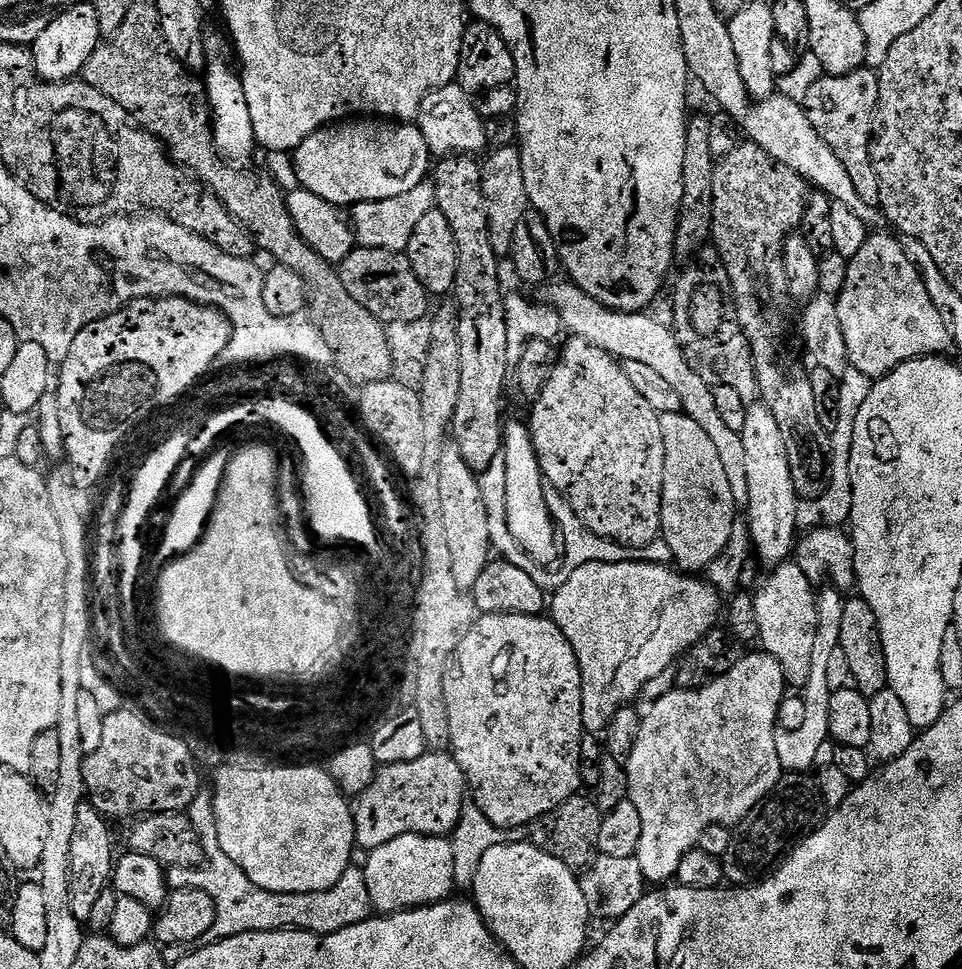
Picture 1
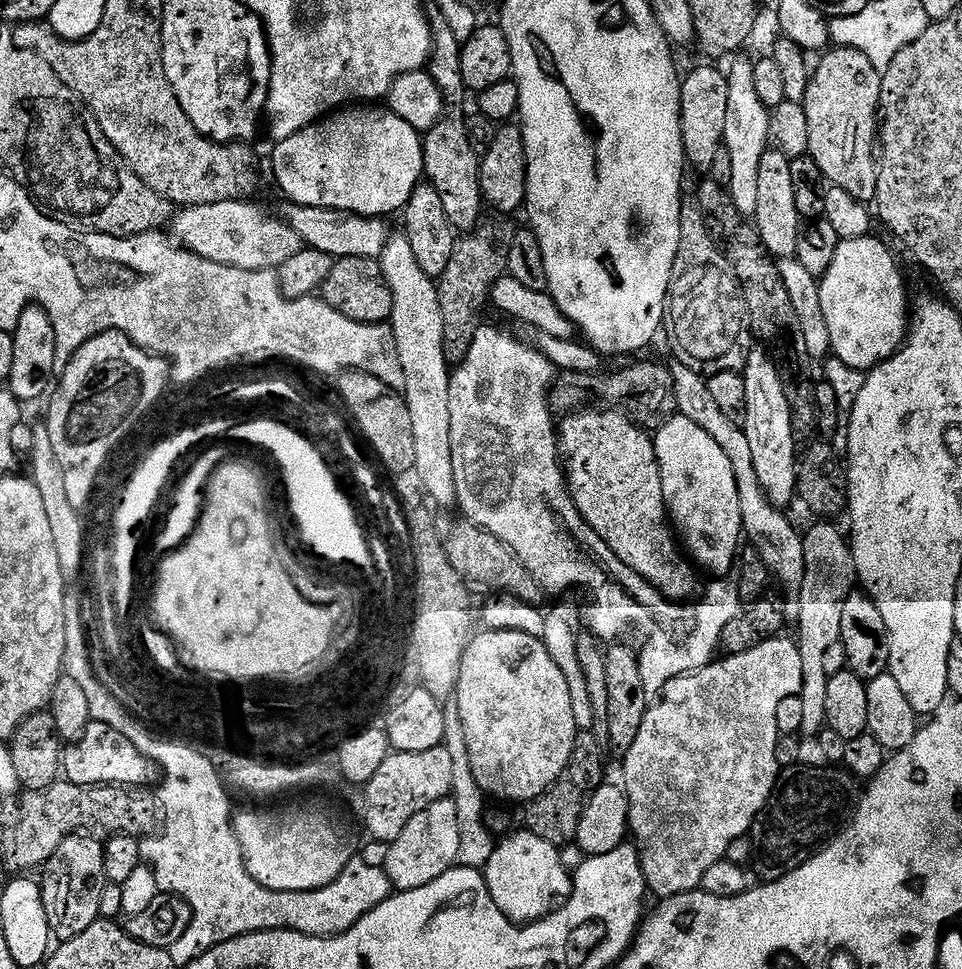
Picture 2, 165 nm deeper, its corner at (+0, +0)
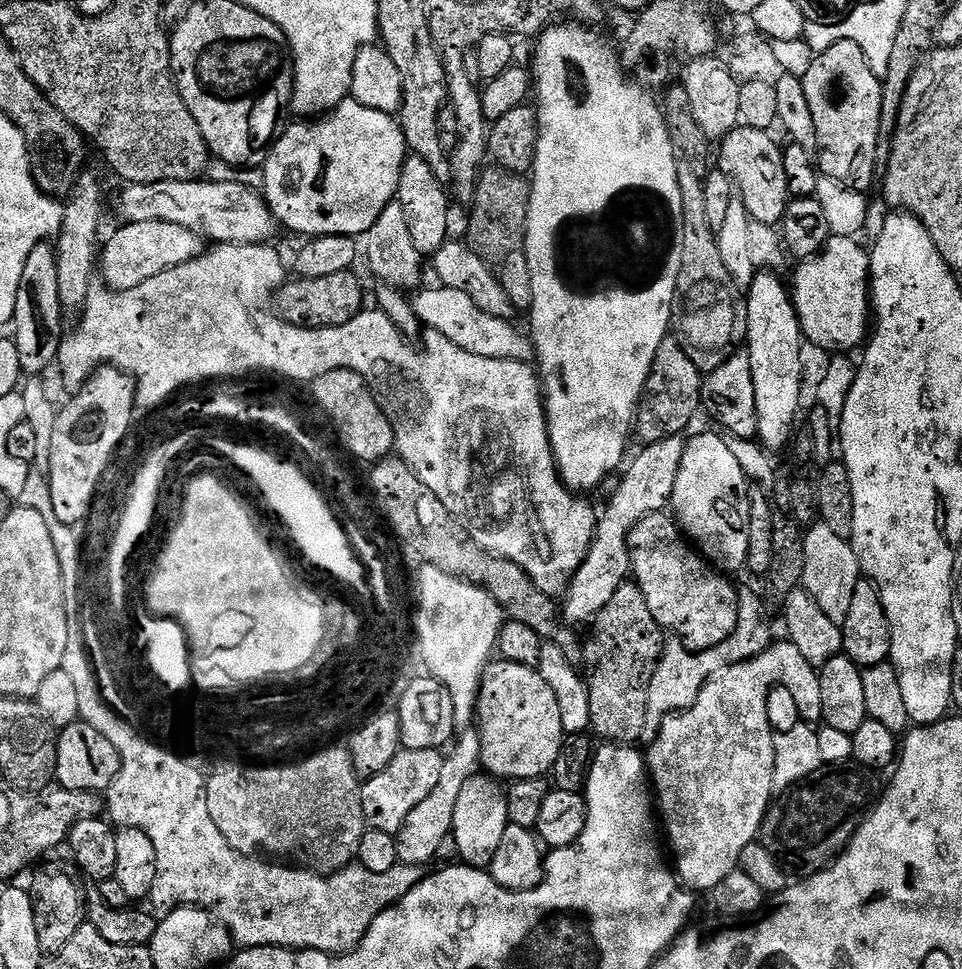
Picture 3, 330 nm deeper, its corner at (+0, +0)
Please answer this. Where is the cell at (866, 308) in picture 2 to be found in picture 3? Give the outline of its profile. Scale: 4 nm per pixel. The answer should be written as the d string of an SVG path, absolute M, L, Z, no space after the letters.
M829 236L824 251L803 261L796 277L790 280L790 295L803 339L813 340L820 348L836 348L832 350L840 354L851 353L851 348L859 349L870 336L870 252L860 242L851 236Z

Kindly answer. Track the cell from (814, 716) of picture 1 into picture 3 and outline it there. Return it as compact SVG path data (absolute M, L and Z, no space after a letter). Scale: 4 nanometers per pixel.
M823 522L813 523L805 531L804 549L806 550L806 570L802 581L804 590L818 602L818 606L825 612L826 618L830 618L830 622L843 626L846 617L850 615L854 590L863 575L858 556L849 541L838 537L838 534Z

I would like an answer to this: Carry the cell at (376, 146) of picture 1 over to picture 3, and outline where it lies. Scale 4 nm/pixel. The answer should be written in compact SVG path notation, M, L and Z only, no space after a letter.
M351 98L345 100L337 108L333 108L331 112L313 119L311 122L296 123L300 124L294 125L293 128L286 129L287 127L285 127L279 133L278 139L271 145L267 160L262 165L262 171L264 171L262 195L264 201L268 203L268 208L276 215L277 221L283 227L285 224L290 231L304 236L300 238L315 238L318 236L363 237L370 230L370 226L374 226L374 222L378 222L378 214L382 214L382 210L386 210L386 206L396 200L402 166L410 152L409 146L404 140L404 131L401 130L399 123L389 113L382 110L370 110L370 106L362 106L357 100Z

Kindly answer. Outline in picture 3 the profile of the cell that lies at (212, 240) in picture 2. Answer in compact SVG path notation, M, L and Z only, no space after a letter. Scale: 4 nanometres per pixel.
M174 222L121 223L119 227L108 241L103 241L98 256L99 275L104 275L103 283L113 292L134 290L134 286L142 286L142 282L150 282L150 278L174 266L197 260L206 250L204 237L186 230L186 226L174 226Z

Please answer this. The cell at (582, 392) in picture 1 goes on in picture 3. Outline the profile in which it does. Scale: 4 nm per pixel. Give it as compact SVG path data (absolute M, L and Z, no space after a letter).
M656 512L632 527L628 535L628 549L632 551L632 570L634 583L642 590L646 598L646 606L650 606L650 614L654 614L654 622L681 640L685 648L694 652L705 652L726 642L734 634L738 626L738 602L740 593L737 585L732 585L725 573L715 569L703 555L686 539L679 523L671 515Z

